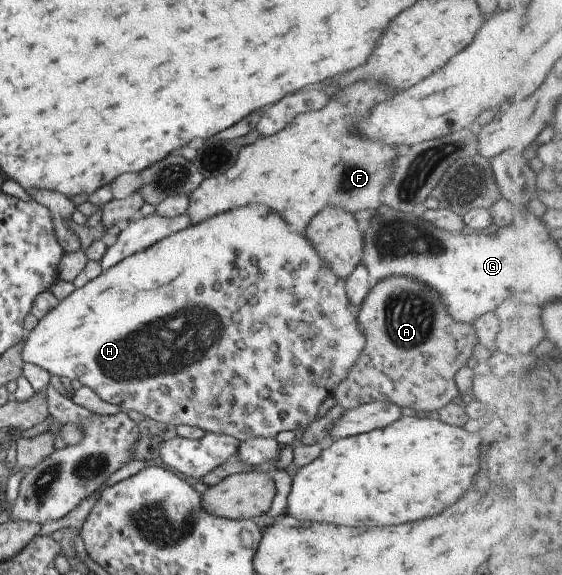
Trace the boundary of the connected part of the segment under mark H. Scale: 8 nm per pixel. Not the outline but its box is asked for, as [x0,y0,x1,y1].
[21,204,365,442]

